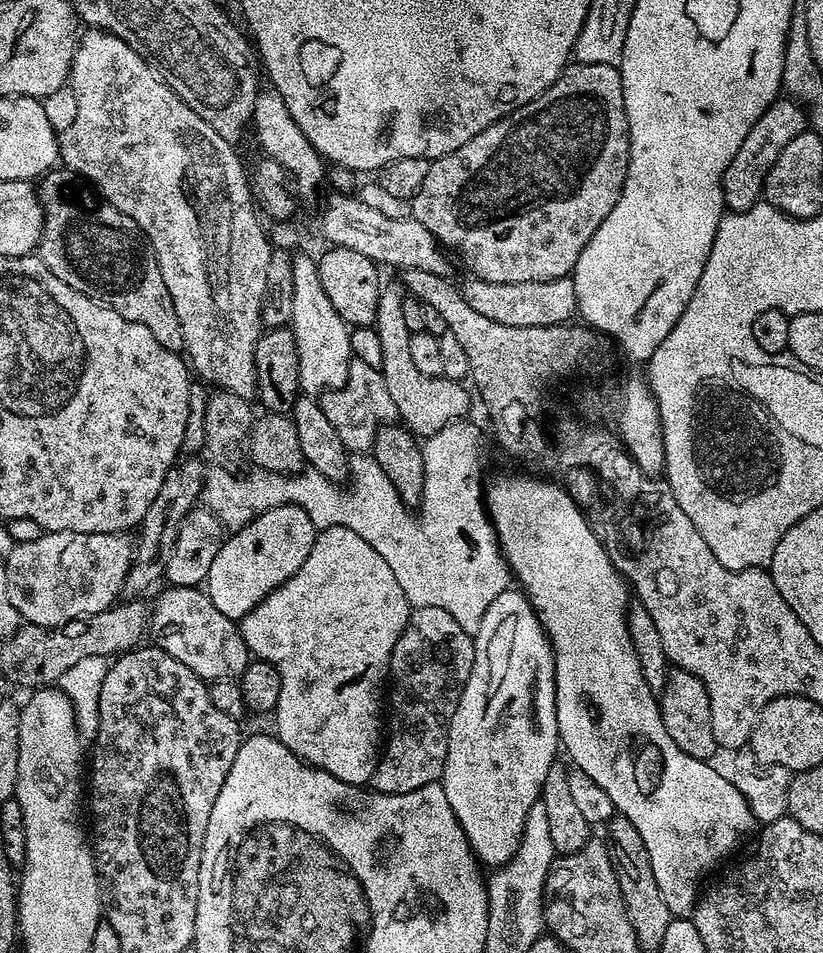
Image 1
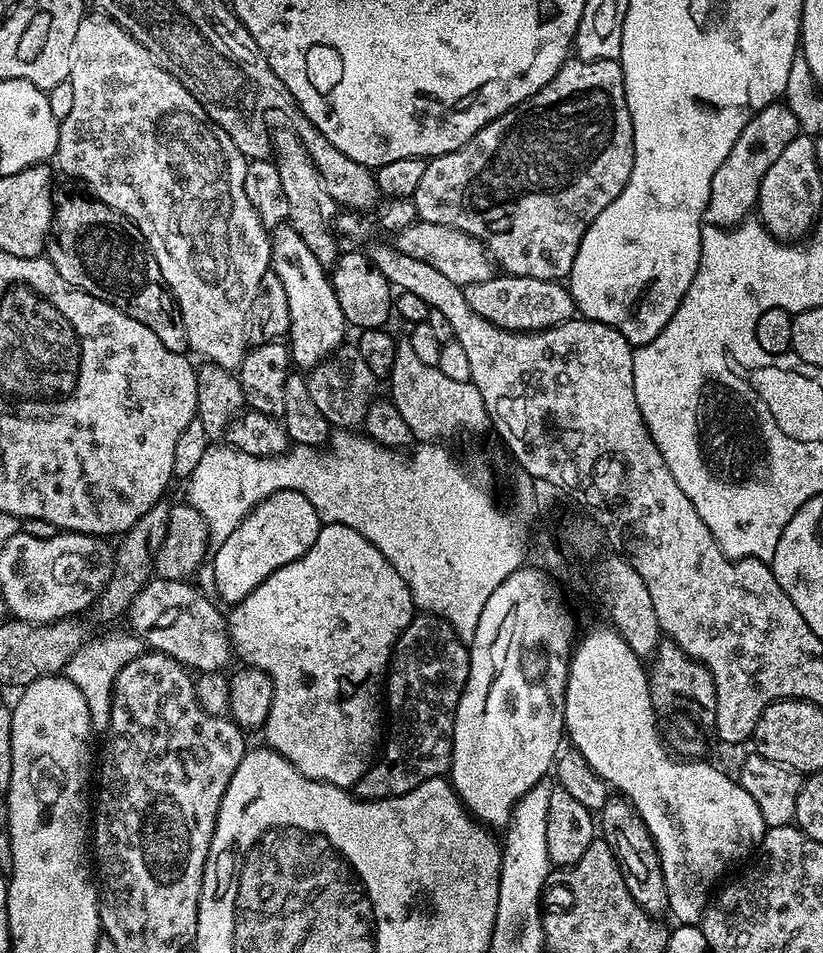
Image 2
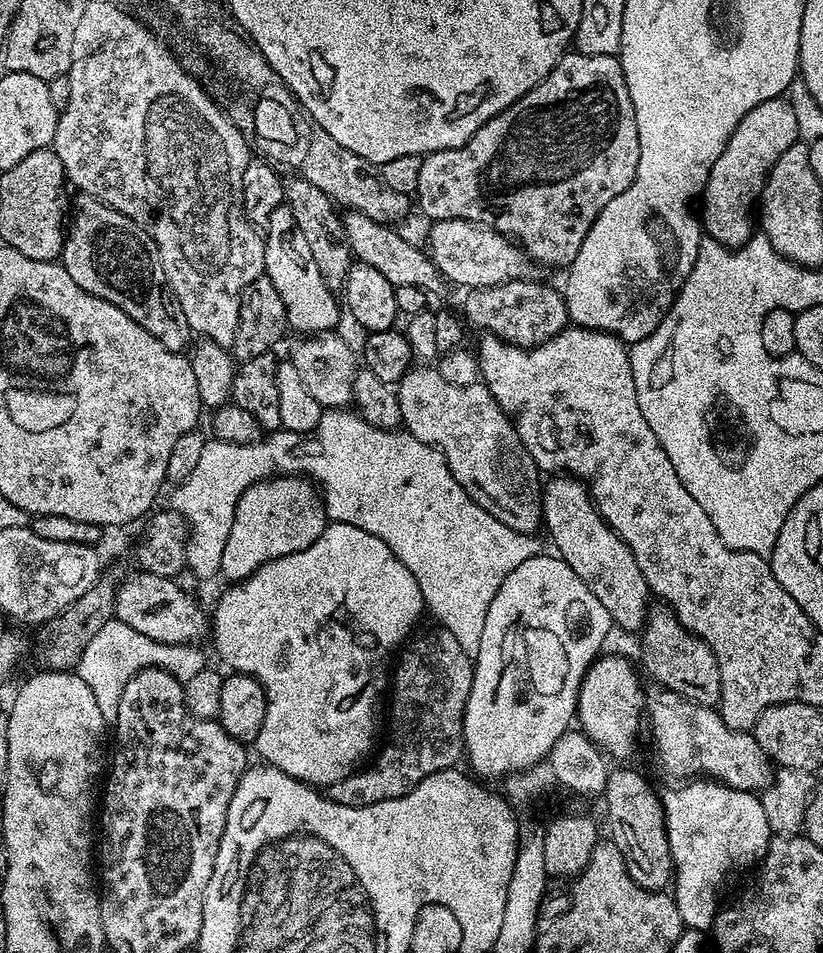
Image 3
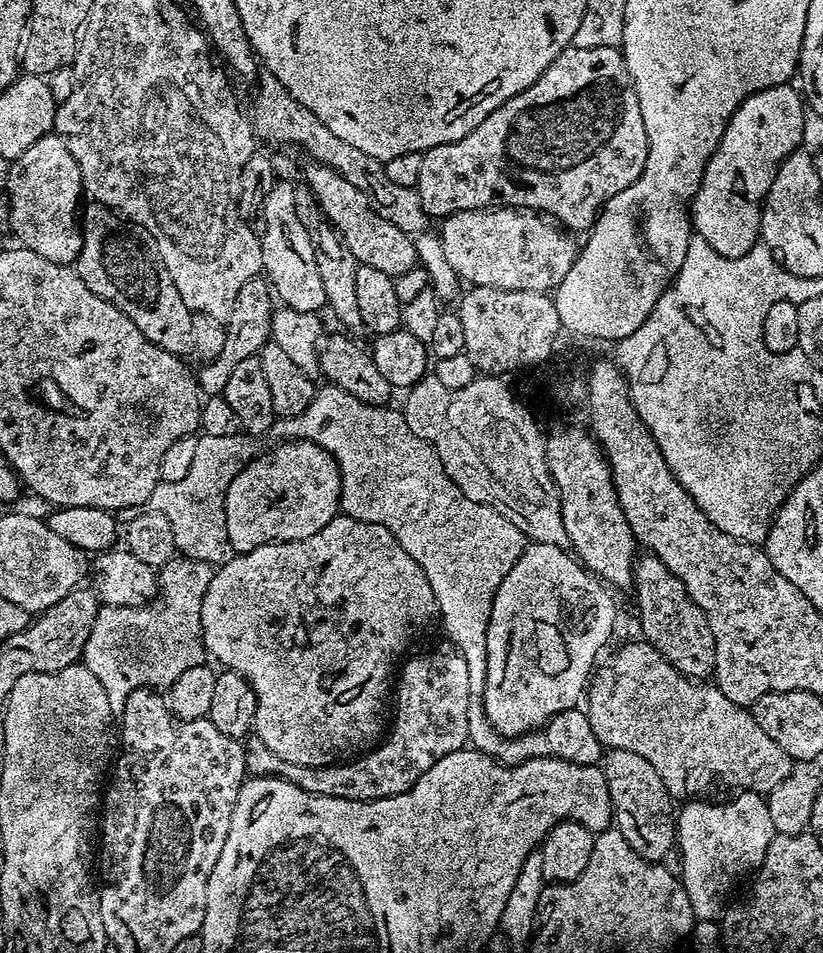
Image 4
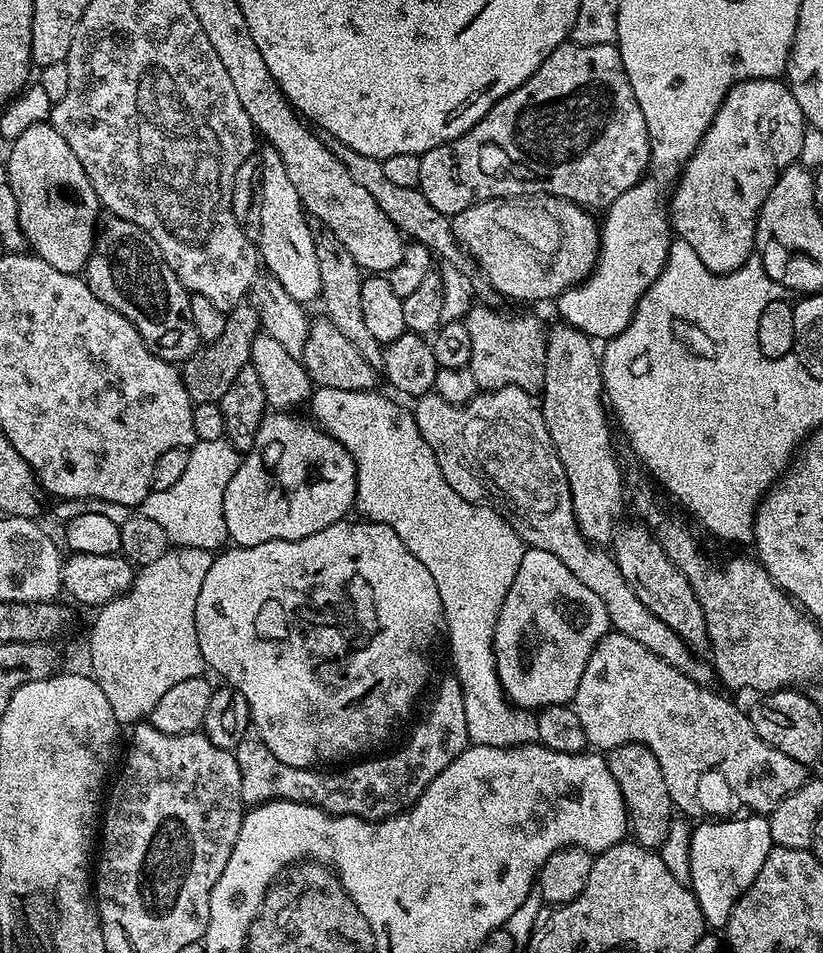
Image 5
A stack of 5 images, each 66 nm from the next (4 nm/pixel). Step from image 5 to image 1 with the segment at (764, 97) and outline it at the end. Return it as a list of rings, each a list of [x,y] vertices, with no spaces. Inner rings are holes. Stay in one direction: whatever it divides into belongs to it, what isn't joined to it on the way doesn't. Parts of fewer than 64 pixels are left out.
[[[778,98],[754,122],[750,134],[746,134],[746,142],[734,154],[734,162],[724,175],[724,207],[728,212],[748,212],[750,206],[761,203],[764,196],[764,180],[770,174],[770,166],[778,162],[778,154],[786,150],[793,138],[806,131],[806,112],[797,101],[791,98]]]

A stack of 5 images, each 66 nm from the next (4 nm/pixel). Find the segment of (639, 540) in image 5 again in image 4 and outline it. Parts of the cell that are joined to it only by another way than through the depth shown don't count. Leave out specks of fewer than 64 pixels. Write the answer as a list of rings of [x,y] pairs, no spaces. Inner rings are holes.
[[[644,554],[634,565],[634,593],[636,592],[636,612],[640,615],[640,632],[649,646],[668,664],[693,682],[704,682],[716,671],[716,651],[714,650],[714,634],[710,634],[710,624],[706,616],[686,594],[678,578],[674,578],[657,556]]]

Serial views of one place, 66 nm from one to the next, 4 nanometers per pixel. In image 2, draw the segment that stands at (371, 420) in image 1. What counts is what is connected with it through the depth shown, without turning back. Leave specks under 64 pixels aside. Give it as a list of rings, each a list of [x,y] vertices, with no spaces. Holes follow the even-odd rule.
[[[348,347],[337,348],[330,362],[317,364],[306,376],[311,400],[317,404],[318,410],[322,410],[329,425],[336,430],[359,429],[368,416],[368,407],[377,395],[377,376],[372,373],[370,366],[366,366],[359,347]]]

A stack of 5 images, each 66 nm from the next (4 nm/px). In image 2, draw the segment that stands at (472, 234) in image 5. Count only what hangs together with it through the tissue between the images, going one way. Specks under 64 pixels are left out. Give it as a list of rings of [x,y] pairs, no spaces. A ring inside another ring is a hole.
[[[417,219],[416,223],[406,226],[406,230],[395,233],[394,246],[402,254],[410,254],[410,258],[418,258],[434,266],[438,274],[446,274],[450,282],[461,286],[474,282],[486,282],[494,275],[494,264],[489,257],[486,245],[478,238],[462,230],[454,230],[450,226]]]

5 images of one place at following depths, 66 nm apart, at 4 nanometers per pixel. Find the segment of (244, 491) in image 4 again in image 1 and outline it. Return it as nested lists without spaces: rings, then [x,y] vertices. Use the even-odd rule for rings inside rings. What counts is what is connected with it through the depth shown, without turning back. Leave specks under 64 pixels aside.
[[[279,504],[266,510],[258,518],[254,518],[245,528],[237,528],[225,539],[224,545],[218,550],[213,564],[210,565],[210,574],[206,581],[206,591],[210,602],[222,614],[232,620],[240,621],[250,610],[254,610],[270,595],[282,582],[286,582],[299,570],[302,562],[306,562],[306,554],[316,541],[317,529],[314,522],[310,522],[310,514],[296,504]]]

